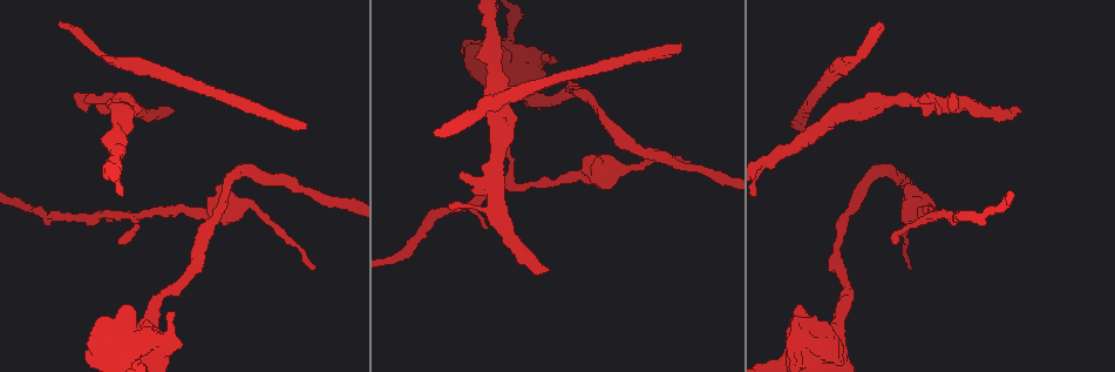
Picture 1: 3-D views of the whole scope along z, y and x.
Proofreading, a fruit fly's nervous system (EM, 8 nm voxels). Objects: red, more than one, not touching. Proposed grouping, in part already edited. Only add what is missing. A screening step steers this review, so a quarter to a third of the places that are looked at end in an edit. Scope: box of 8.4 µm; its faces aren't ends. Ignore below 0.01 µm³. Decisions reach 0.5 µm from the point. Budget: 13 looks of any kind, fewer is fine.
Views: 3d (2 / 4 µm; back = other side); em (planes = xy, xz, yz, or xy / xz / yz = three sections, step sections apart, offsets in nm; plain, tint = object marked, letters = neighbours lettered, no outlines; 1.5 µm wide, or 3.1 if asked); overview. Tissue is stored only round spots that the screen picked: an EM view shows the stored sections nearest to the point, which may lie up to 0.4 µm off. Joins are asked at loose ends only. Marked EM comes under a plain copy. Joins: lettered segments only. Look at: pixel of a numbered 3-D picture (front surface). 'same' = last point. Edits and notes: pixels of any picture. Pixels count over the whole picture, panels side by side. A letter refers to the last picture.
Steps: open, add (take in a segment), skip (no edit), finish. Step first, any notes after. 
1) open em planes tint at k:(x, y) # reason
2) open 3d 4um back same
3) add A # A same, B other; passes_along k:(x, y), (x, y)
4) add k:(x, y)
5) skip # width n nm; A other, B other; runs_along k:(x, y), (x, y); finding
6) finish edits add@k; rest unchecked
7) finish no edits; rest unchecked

open 3d 2um at 1:(170, 110) # branch stops here

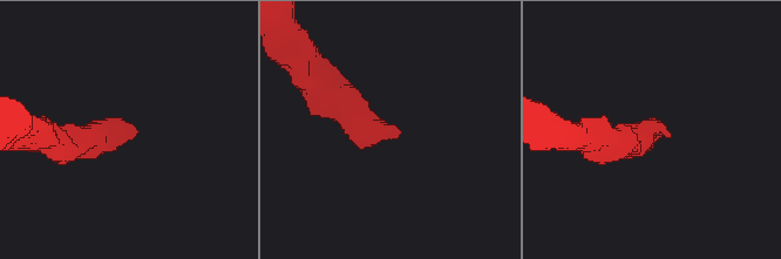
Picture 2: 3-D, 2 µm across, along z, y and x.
open em xz step 4 letters at 2:(658, 127) # need the tissue

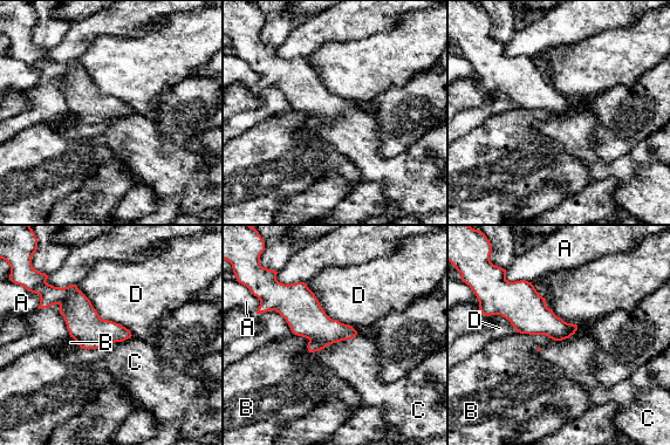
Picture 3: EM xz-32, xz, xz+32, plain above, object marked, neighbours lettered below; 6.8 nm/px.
open em xy step 8 letters same # another direction

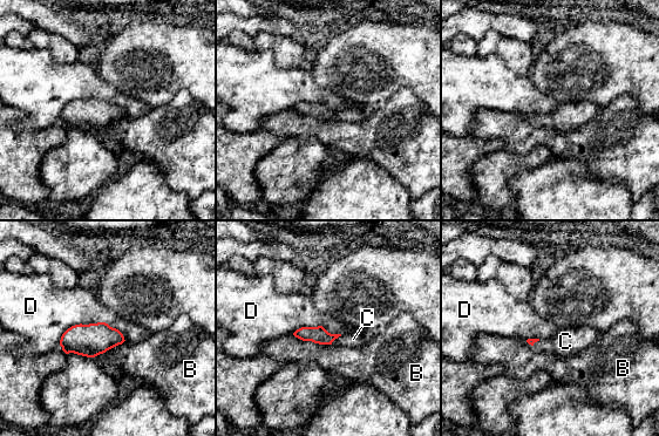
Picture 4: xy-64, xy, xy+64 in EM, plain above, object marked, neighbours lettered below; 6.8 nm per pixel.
add C # longest_contact D 380 nm; B other, C same, D other; passes_along 4:(318, 334), (335, 338), (353, 339); the neuron continues

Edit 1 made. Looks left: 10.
open overview

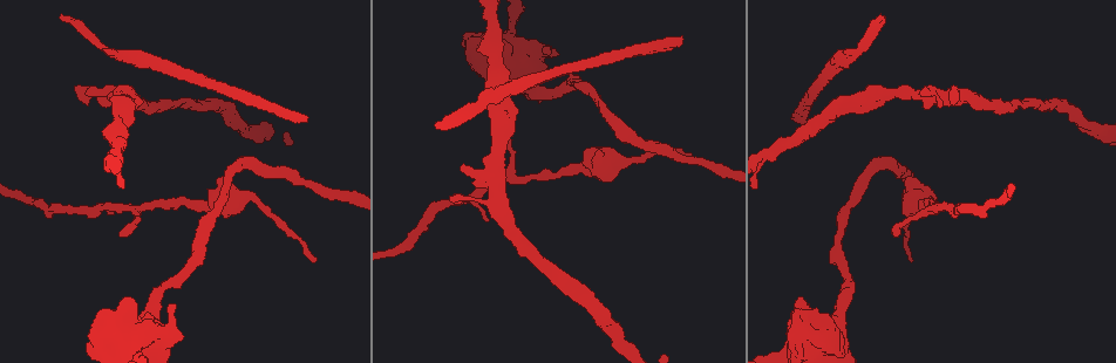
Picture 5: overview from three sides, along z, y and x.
open em planes letters at 5:(462, 166) # an open end

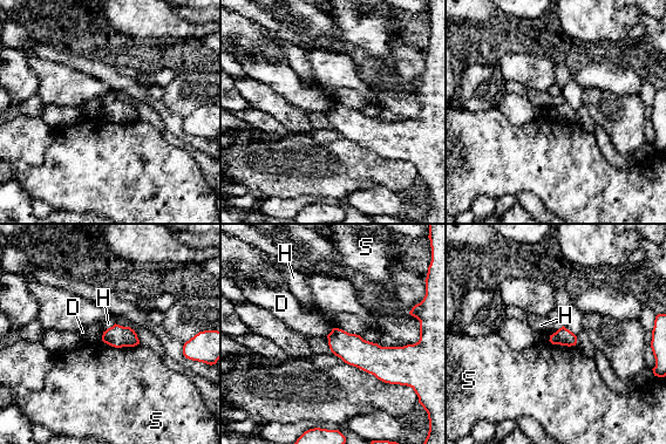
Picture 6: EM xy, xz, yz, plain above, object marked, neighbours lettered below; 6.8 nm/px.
skip # D other, H other, S other; border 6:(563, 326), (549, 335); none of them fits

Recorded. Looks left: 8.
open 3d 2um at 5:(120, 235) # tapers out

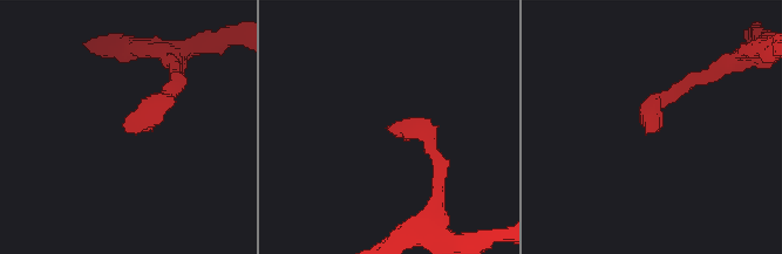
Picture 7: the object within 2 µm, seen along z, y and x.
open em planes letters at 7:(394, 134)

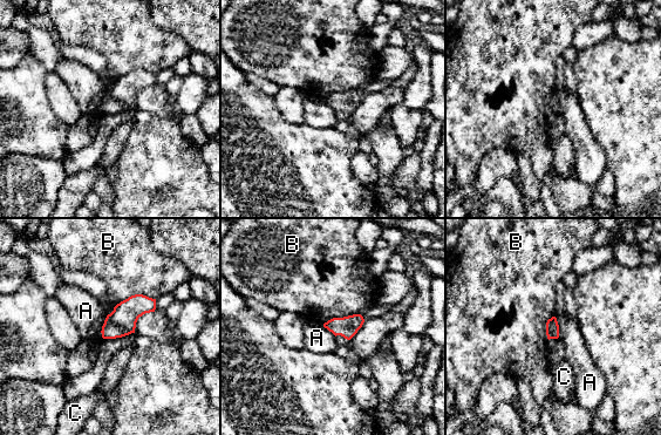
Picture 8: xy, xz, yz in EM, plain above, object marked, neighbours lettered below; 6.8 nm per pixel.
skip # A other, B other, C other; border 8:(107, 315), (101, 331), (102, 338); none of them fits

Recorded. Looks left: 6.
open 3d 4um back at 5:(555, 55) # stops while still wide

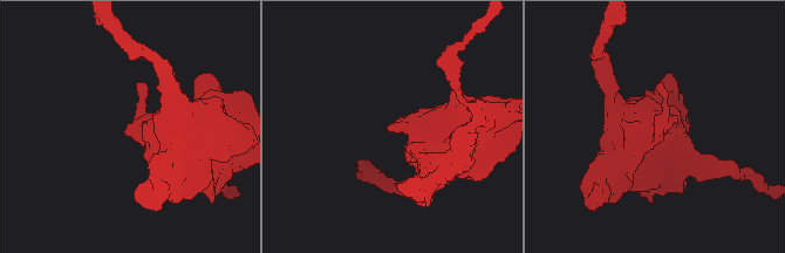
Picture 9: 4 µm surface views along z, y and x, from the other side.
open em planes letters at 9:(129, 136) # shape alone is not enough

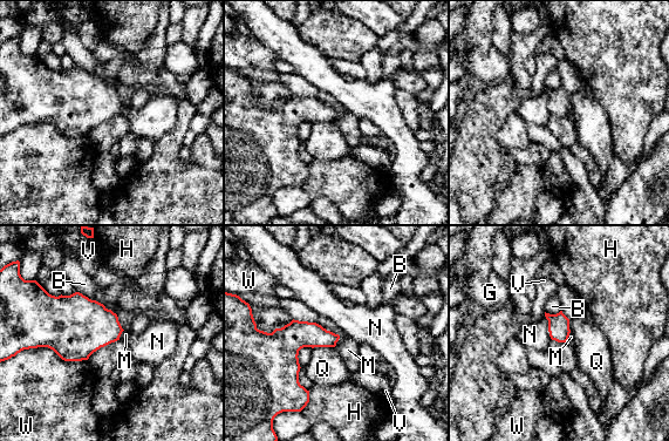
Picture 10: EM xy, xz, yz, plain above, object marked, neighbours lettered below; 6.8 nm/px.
skip # longest_contact W 400 nm; B other, G other, H other, M other, N other, Q other, V other, W other; border 10:(124, 330), (118, 339); no lettered segment goes on from it

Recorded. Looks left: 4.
open 3d 2um at 5:(910, 261) # branch stops here

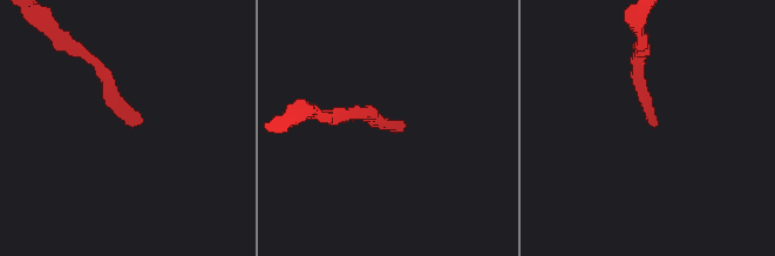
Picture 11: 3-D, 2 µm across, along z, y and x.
open em xz step 8 letters at 11:(391, 128)

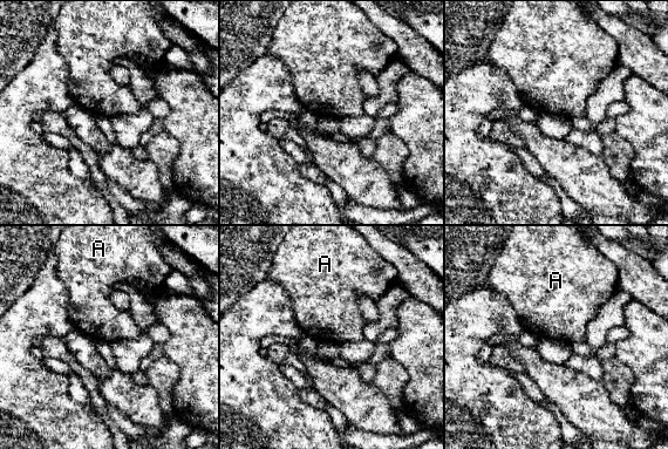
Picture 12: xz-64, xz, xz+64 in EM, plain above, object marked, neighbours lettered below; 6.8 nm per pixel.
open em planes letters same # another direction

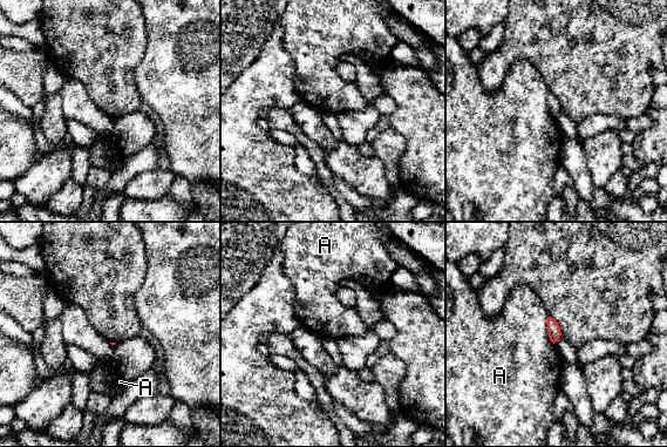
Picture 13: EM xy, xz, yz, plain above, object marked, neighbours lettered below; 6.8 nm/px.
skip # A other; border 13:(549, 316), (548, 337), (553, 344); none of them fits

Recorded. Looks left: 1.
finish edits add@4; rest unchecked

